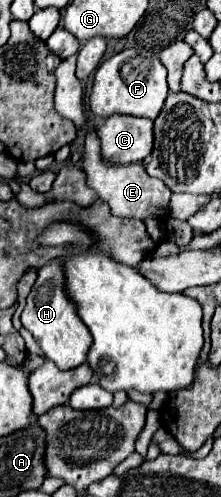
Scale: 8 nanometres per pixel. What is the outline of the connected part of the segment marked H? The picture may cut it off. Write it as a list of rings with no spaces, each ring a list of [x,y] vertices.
[[[54,259],[48,265],[44,265],[44,269],[38,269],[38,279],[22,311],[22,325],[32,333],[36,343],[42,347],[46,359],[56,363],[58,369],[68,371],[86,361],[88,349],[92,345],[92,335],[88,333],[88,327],[80,321],[74,305],[66,301],[62,285],[64,285],[64,273],[60,259]]]

